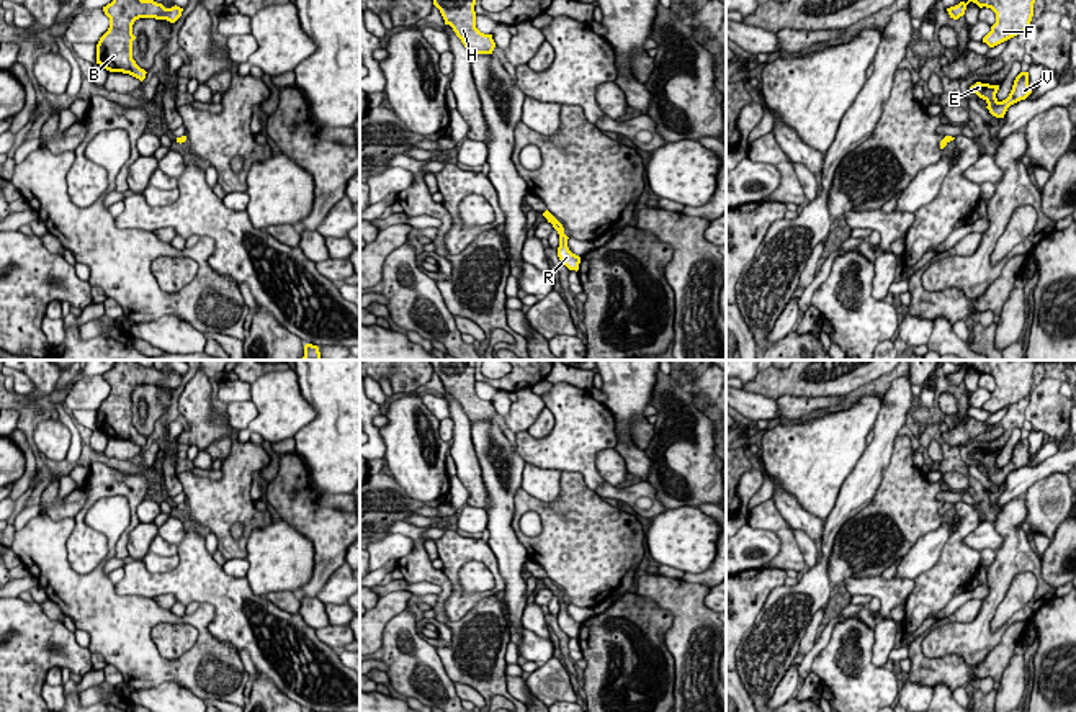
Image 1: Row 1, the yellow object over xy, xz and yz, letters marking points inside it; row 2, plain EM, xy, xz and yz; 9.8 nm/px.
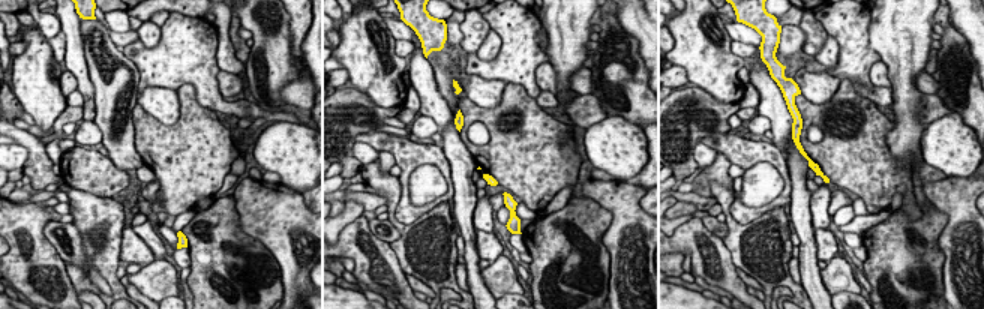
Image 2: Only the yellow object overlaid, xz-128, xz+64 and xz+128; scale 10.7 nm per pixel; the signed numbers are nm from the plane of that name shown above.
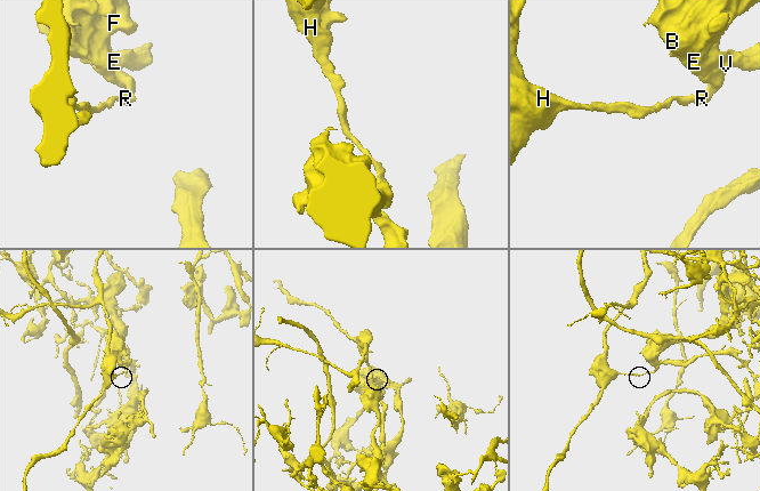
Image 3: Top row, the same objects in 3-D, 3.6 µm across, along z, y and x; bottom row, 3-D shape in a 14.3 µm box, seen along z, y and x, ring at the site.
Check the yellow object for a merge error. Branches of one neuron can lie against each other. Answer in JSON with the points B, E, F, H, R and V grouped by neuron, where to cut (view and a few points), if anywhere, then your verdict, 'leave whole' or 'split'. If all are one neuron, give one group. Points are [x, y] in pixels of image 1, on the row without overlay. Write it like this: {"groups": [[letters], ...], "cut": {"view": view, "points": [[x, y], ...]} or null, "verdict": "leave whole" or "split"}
{"groups": [["B", "E", "F", "R", "V"], ["H"]], "cut": {"view": "xz", "points": [[543, 580], [550, 581]]}, "verdict": "split"}

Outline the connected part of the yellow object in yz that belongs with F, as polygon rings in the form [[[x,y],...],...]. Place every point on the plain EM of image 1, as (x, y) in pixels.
[[[965,360],[962,368],[955,373],[947,375],[950,385],[958,386],[965,381],[966,372],[970,368],[976,370],[980,375],[986,373],[996,380],[996,390],[991,398],[983,404],[989,414],[994,414],[1024,398],[1029,398],[1033,383],[1033,370],[1038,362],[1058,362],[1058,360]]]

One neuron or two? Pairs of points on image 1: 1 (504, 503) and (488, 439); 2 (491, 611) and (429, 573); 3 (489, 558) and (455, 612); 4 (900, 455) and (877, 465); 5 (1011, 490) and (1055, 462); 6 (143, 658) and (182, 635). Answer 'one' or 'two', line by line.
1: one
2: one
3: one
4: two
5: one
6: two

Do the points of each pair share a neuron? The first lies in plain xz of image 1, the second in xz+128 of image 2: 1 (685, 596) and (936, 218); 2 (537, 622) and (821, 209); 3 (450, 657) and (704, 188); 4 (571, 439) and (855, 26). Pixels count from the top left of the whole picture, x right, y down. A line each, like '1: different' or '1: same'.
1: different
2: same
3: different
4: same

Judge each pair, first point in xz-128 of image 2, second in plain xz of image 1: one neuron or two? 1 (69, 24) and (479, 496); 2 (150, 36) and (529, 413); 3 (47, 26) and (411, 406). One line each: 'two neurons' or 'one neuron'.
1: one neuron
2: two neurons
3: two neurons

